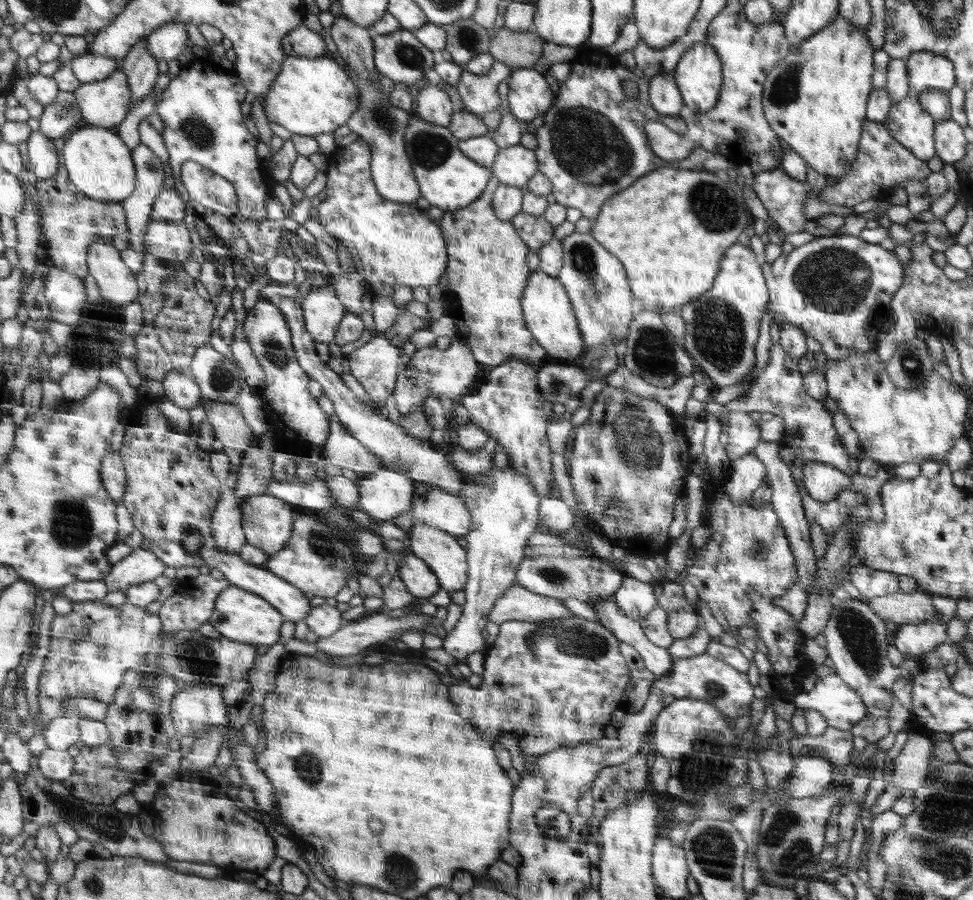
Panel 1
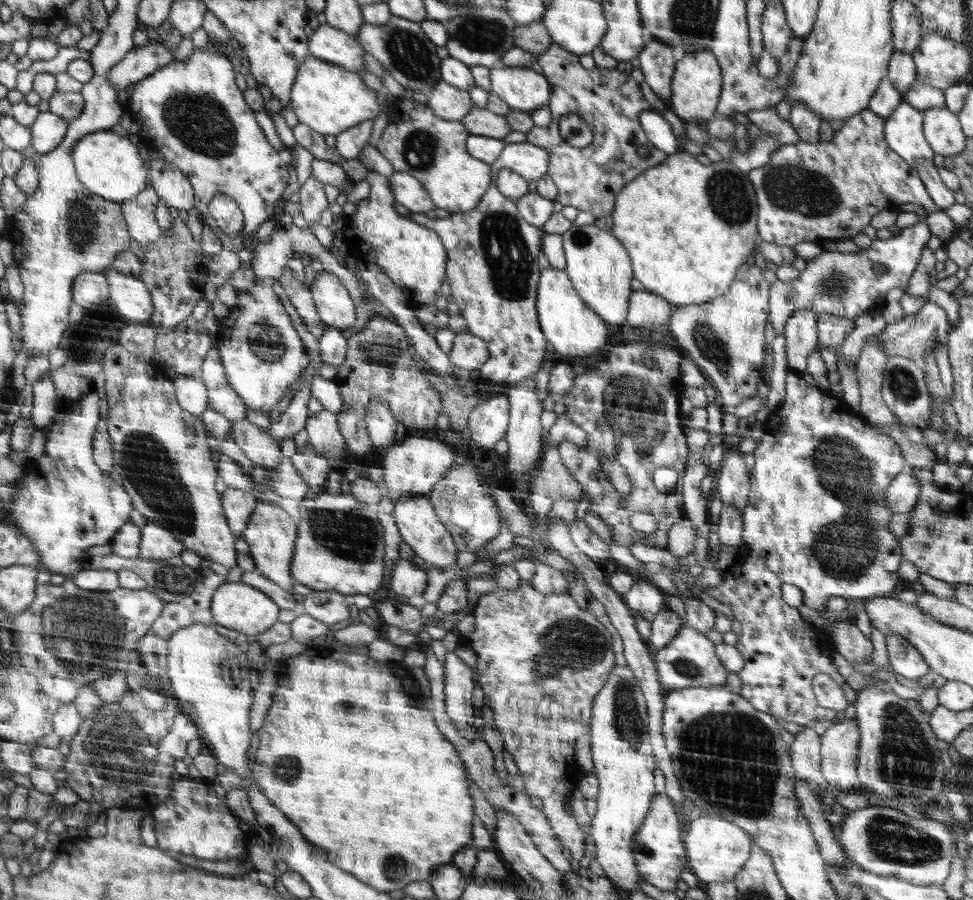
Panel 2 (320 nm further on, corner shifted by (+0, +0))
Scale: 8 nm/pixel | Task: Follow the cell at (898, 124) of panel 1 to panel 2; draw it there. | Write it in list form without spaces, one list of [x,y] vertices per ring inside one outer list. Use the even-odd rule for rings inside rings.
[[[903,100],[895,108],[895,111],[890,116],[885,117],[885,119],[884,136],[887,145],[898,156],[901,156],[908,164],[915,168],[932,202],[942,209],[948,209],[949,206],[956,203],[954,200],[955,191],[950,190],[942,183],[938,176],[933,161],[935,152],[923,135],[923,111],[910,106],[910,104]]]

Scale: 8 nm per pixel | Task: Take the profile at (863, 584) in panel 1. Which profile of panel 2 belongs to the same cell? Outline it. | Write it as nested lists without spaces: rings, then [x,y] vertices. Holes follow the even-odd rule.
[[[787,368],[786,396],[774,412],[780,417],[782,428],[774,431],[769,436],[760,440],[758,448],[754,450],[756,460],[752,469],[751,487],[749,490],[748,506],[744,512],[744,528],[742,542],[750,551],[759,554],[765,562],[768,570],[776,573],[783,582],[794,584],[802,591],[803,604],[818,611],[825,609],[825,600],[829,596],[844,596],[848,600],[867,599],[868,597],[883,597],[892,595],[896,584],[901,581],[898,569],[902,562],[901,537],[897,537],[890,531],[890,519],[892,512],[886,508],[885,494],[892,480],[898,473],[907,469],[907,463],[902,457],[900,446],[890,437],[878,434],[876,429],[870,428],[870,424],[861,414],[857,415],[851,408],[843,405],[841,399],[836,398],[827,390],[812,386],[804,380],[801,373]]]

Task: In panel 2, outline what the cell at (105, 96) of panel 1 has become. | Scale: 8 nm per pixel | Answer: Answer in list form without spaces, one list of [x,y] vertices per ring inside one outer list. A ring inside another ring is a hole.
[[[161,32],[162,40],[149,40],[146,47],[140,46],[128,51],[122,60],[109,70],[107,79],[116,90],[125,89],[128,84],[136,84],[146,79],[153,72],[174,61],[174,51],[168,51],[164,44],[165,35]]]

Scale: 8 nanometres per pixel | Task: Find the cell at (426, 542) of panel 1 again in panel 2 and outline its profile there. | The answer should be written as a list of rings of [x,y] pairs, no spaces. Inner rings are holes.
[[[427,496],[400,497],[394,502],[393,518],[401,539],[409,544],[416,556],[425,560],[429,567],[452,567],[456,565],[458,549],[451,534],[440,523],[436,512]]]

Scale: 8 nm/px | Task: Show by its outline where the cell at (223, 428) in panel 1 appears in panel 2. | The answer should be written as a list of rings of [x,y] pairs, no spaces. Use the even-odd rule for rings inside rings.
[[[246,420],[233,422],[231,436],[244,457],[266,470],[273,470],[281,461],[281,446],[278,446],[267,431]]]

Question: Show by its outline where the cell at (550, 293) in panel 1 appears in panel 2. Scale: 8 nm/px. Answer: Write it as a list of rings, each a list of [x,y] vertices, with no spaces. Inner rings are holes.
[[[548,267],[543,270],[537,309],[544,336],[555,352],[564,356],[588,356],[606,344],[606,323],[579,295],[564,269]]]

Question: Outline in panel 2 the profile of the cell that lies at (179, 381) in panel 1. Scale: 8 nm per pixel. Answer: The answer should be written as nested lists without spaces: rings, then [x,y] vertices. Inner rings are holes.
[[[178,375],[174,384],[179,405],[188,413],[201,416],[209,408],[207,391],[198,375]]]

